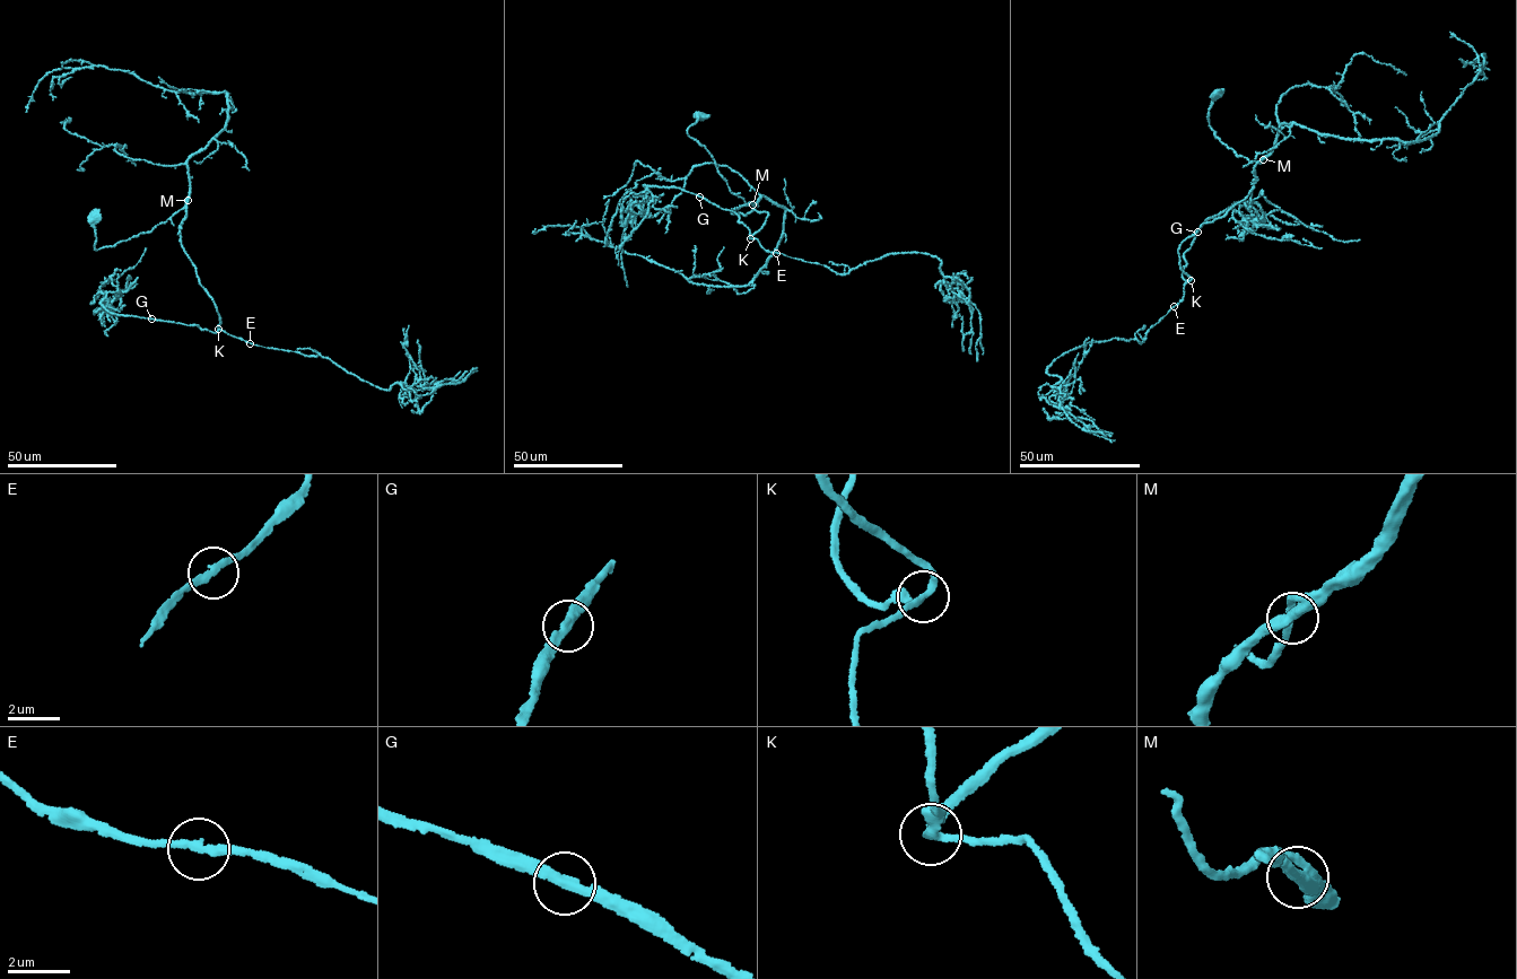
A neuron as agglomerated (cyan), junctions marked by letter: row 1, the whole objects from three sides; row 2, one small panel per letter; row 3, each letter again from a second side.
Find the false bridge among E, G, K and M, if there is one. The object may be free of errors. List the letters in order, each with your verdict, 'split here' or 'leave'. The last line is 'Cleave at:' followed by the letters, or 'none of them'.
E: leave
G: leave
K: leave
M: leave
Cleave at: none of them

